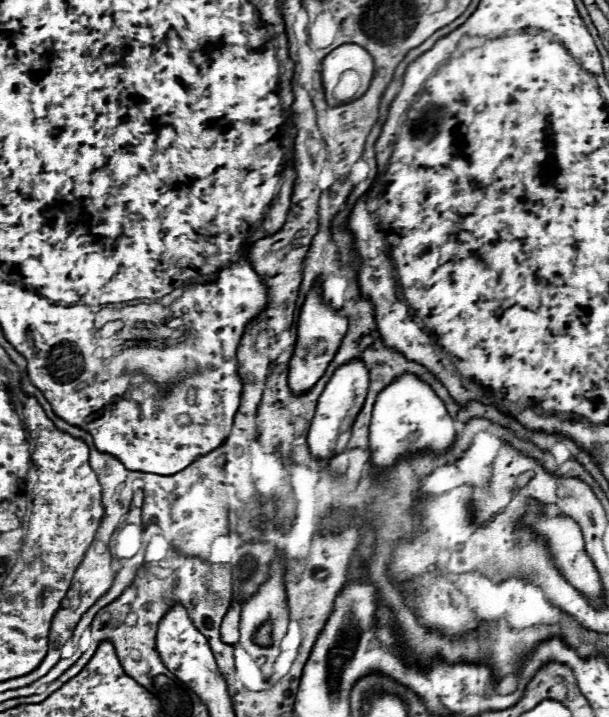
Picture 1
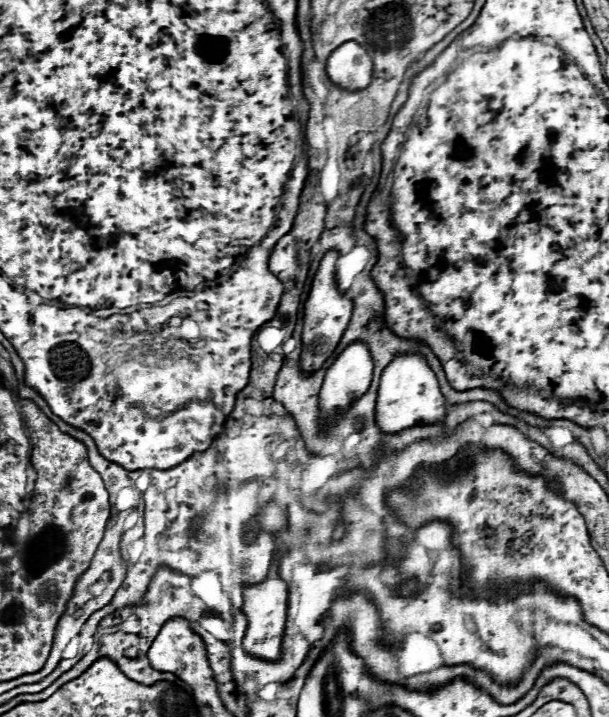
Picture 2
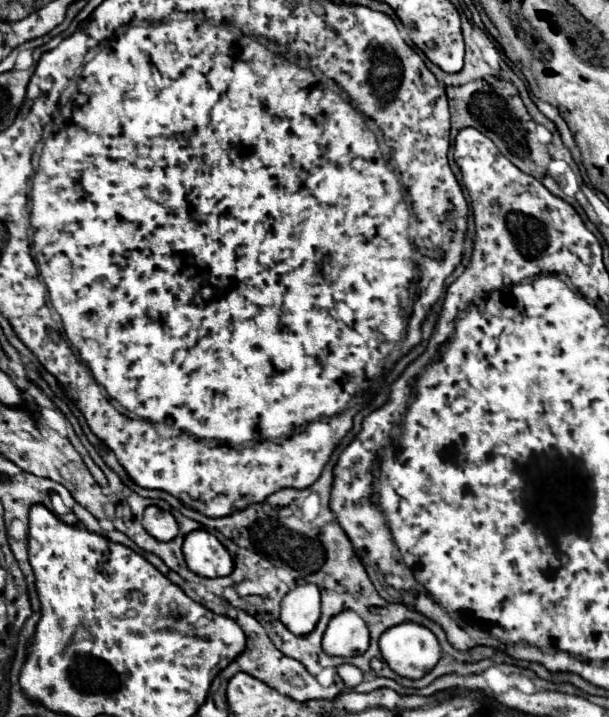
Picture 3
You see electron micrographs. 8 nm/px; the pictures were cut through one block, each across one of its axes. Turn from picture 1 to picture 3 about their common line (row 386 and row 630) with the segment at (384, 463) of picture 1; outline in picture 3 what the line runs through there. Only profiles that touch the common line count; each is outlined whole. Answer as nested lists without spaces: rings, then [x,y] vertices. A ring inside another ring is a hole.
[[[402,622],[380,636],[380,652],[390,668],[406,678],[422,678],[442,656],[436,636],[420,624]]]

